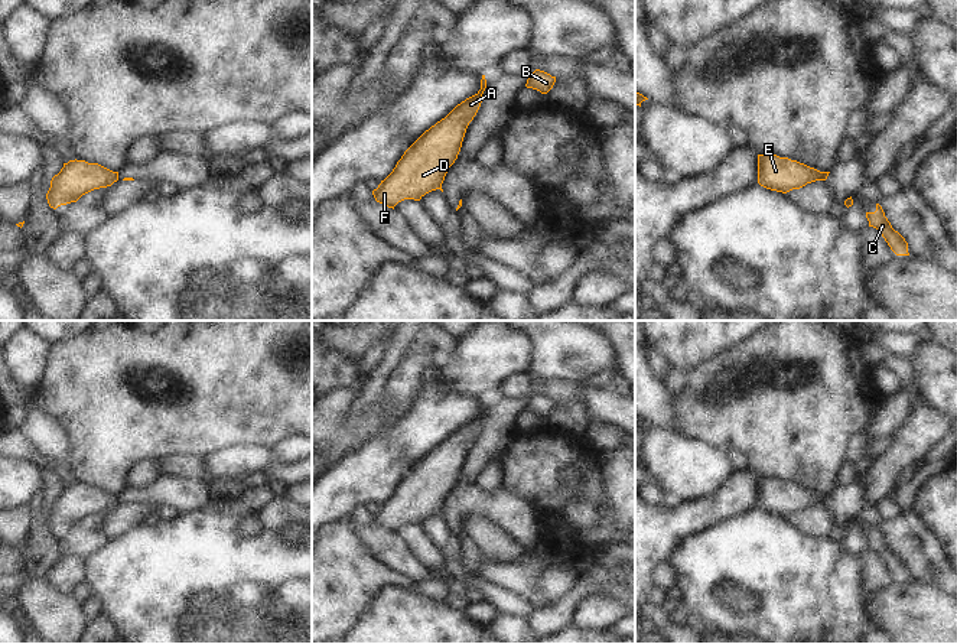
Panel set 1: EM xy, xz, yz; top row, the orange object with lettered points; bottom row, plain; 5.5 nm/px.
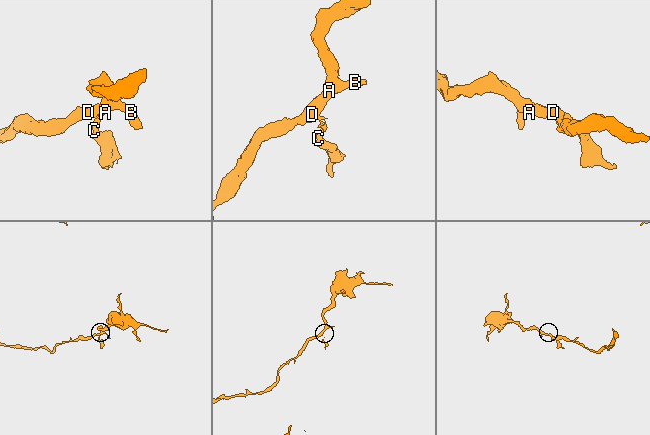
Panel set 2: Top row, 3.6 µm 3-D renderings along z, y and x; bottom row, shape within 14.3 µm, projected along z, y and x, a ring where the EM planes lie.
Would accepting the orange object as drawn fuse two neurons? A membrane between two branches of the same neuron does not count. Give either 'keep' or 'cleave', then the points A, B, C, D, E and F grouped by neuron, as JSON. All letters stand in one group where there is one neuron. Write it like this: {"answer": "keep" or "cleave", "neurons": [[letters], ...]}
{"answer": "cleave", "neurons": [["A", "B", "D", "E", "F"], ["C"]]}

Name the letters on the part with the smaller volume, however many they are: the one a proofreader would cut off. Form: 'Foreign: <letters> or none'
Foreign: C

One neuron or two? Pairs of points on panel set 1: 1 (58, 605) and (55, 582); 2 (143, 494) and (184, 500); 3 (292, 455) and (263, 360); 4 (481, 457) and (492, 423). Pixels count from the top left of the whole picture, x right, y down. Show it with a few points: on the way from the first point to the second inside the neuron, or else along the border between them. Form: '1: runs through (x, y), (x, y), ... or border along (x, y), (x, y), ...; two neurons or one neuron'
1: border along (38, 584), (49, 594), (70, 595); two neurons
2: runs through (153, 494), (173, 494); one neuron
3: border along (296, 433), (279, 441), (270, 449); two neurons
4: runs through (484, 448), (492, 438), (492, 432); one neuron

